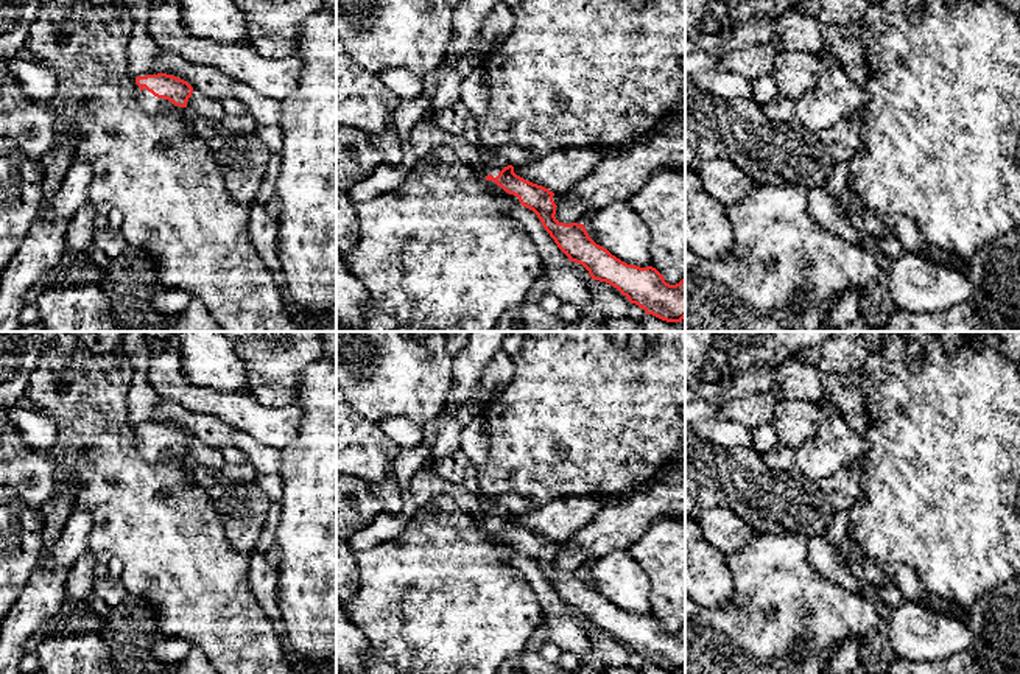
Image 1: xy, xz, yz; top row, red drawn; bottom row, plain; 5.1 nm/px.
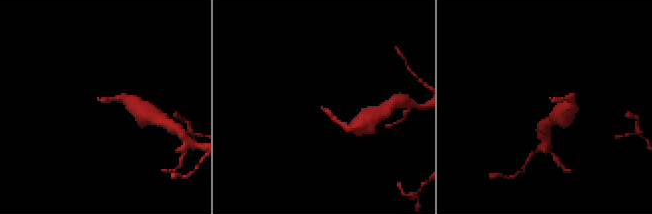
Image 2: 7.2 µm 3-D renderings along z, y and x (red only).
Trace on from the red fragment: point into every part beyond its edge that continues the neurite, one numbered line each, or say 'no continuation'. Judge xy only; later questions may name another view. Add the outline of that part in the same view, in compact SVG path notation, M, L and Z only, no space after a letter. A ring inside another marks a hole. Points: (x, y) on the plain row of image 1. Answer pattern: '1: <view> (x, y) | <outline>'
1: xy (150, 452) | M135 433L135 439L137 439L137 450L139 453L142 455L142 458L148 462L157 462L160 461L162 458L168 458L170 461L173 462L181 462L181 461L185 461L187 456L179 456L179 455L174 455L171 450L168 448L164 448L164 447L157 447L154 445L151 441L148 441L145 436L140 437L137 433Z

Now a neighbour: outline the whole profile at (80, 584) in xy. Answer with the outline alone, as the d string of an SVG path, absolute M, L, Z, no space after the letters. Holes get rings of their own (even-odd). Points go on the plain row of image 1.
M87 549L72 565L67 577L67 599L70 607L81 607L84 599L93 593L95 553Z

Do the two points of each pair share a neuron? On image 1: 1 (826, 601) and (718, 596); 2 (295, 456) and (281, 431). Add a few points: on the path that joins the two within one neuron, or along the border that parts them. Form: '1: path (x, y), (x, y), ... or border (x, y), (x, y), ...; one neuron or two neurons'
1: border (726, 561), (734, 595), (724, 607), (701, 606); two neurons
2: border (302, 410), (298, 435), (281, 449); two neurons

